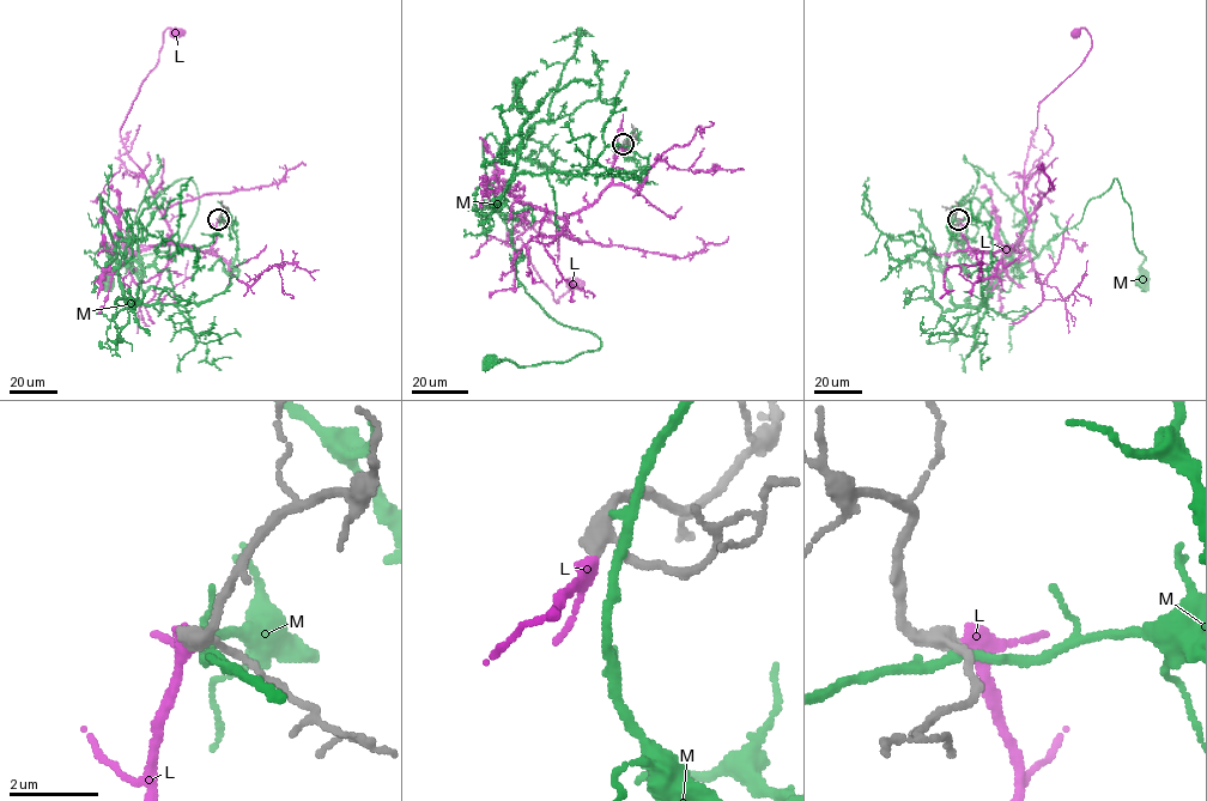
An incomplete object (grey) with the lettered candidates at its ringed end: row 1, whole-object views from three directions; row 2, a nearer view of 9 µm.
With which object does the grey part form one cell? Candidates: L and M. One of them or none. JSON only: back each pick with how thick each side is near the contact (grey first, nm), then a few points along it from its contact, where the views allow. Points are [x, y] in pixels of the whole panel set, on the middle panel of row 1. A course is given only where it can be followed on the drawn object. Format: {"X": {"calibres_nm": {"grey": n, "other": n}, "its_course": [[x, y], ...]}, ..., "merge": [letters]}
{"L": {"calibres_nm": {"grey": 320, "other": 320}, "its_course": [[623, 144], [611, 182], [563, 226], [527, 222], [507, 232], [521, 240], [557, 303], [574, 284]]}, "merge": ["L"]}

